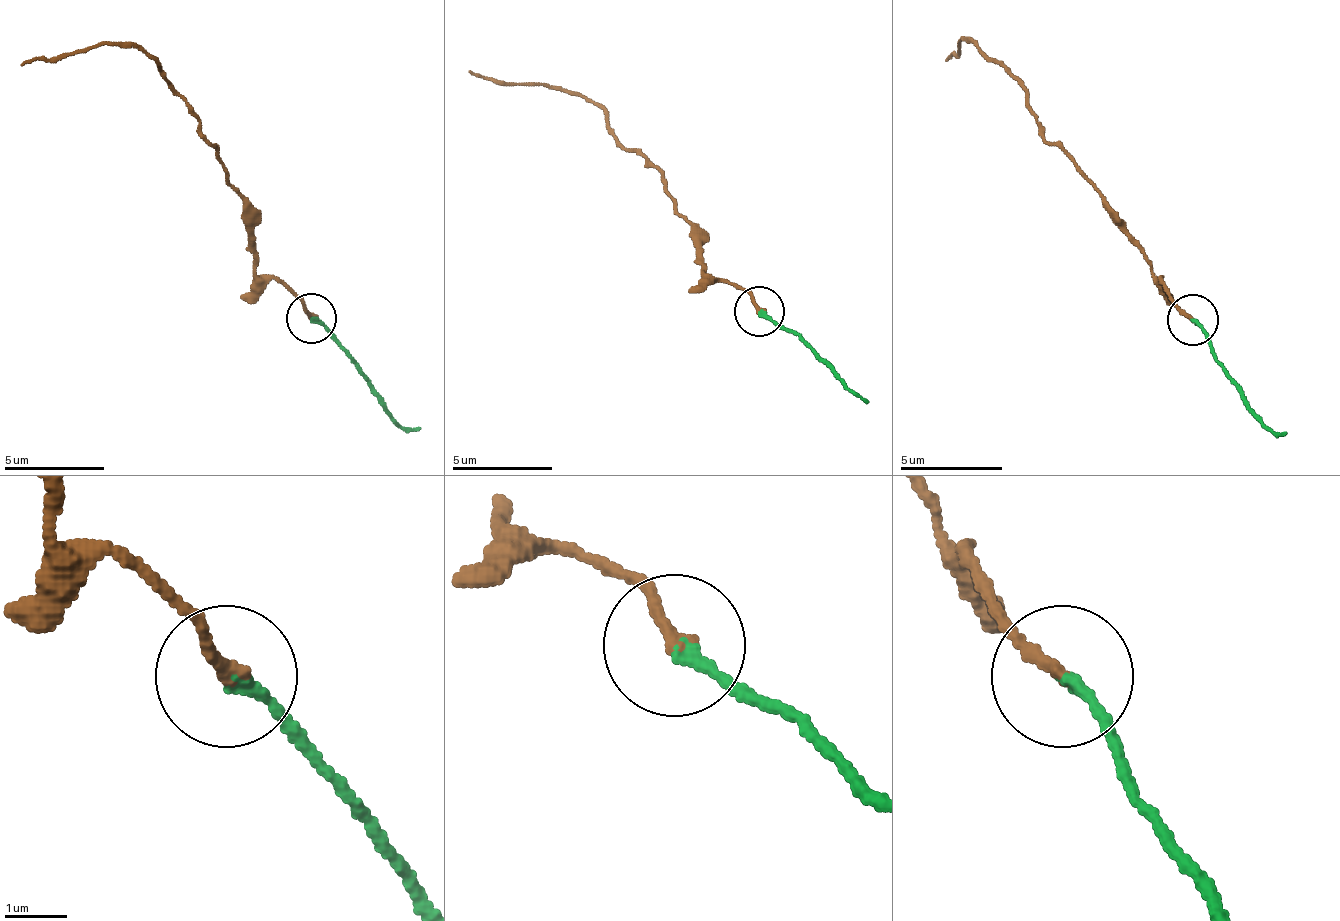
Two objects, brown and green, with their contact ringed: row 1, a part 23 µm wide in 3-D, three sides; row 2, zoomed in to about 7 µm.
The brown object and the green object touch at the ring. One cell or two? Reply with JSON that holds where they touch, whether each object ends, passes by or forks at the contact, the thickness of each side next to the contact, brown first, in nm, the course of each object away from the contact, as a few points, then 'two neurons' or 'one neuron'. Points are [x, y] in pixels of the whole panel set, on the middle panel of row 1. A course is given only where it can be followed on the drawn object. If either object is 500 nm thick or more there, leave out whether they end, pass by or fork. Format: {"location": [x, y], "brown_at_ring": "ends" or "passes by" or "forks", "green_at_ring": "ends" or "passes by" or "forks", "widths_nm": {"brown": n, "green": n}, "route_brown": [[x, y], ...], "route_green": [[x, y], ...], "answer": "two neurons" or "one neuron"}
{"location": [759, 311], "brown_at_ring": "ends", "green_at_ring": "ends", "widths_nm": {"brown": 200, "green": 200}, "route_brown": [[757, 310], [742, 290], [702, 270], [702, 235], [652, 165], [642, 155], [627, 150], [582, 95], [467, 70]], "route_green": [[757, 310], [827, 365], [867, 405]], "answer": "one neuron"}

